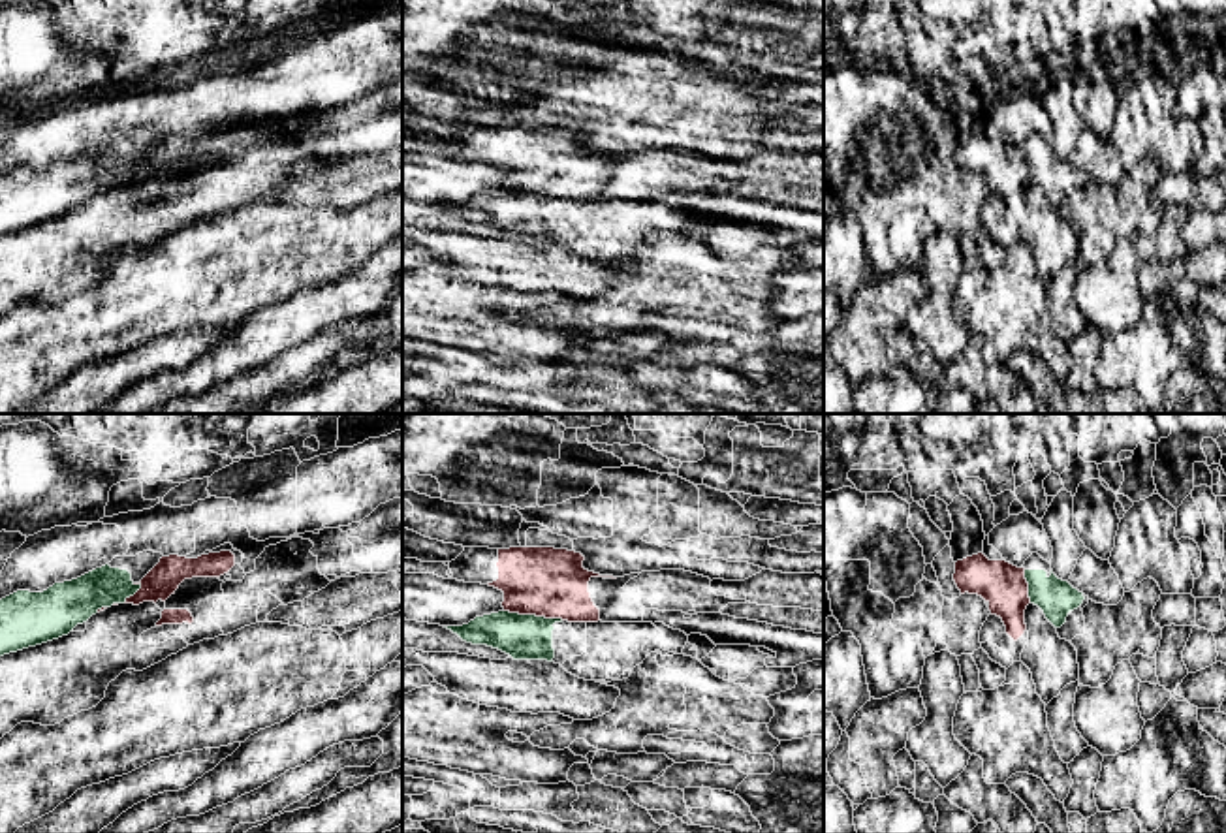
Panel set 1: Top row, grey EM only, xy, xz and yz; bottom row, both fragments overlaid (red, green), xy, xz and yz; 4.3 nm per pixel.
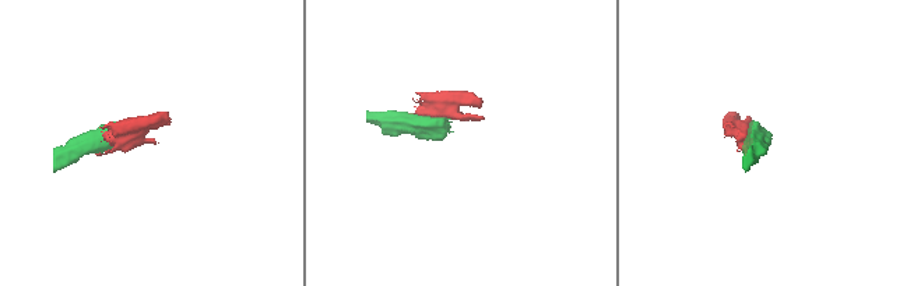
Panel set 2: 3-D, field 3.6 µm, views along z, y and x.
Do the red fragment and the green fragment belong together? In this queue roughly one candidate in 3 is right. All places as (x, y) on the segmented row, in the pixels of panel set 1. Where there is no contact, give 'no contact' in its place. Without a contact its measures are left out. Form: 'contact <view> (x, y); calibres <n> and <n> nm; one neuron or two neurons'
contact xz (534, 613); calibres 300 and 190 nm; two neurons

